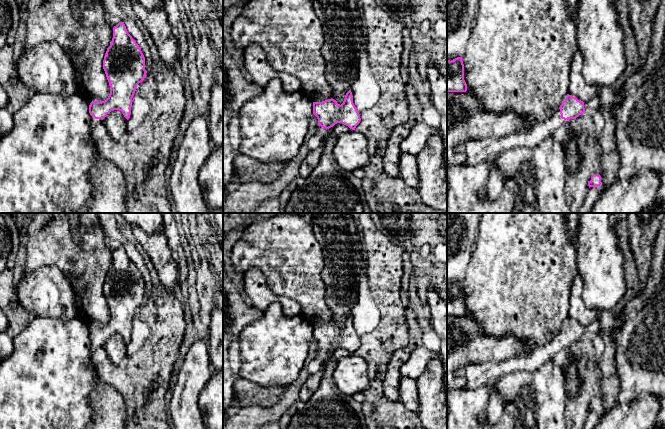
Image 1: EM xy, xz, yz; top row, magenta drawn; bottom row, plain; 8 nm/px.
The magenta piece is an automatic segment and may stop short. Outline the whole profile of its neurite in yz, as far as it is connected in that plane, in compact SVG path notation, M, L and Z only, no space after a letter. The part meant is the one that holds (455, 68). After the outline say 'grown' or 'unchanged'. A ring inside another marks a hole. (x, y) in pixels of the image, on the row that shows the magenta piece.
M462 57L447 60L447 92L466 92Z; unchanged

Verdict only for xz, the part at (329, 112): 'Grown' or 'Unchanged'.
Grown

